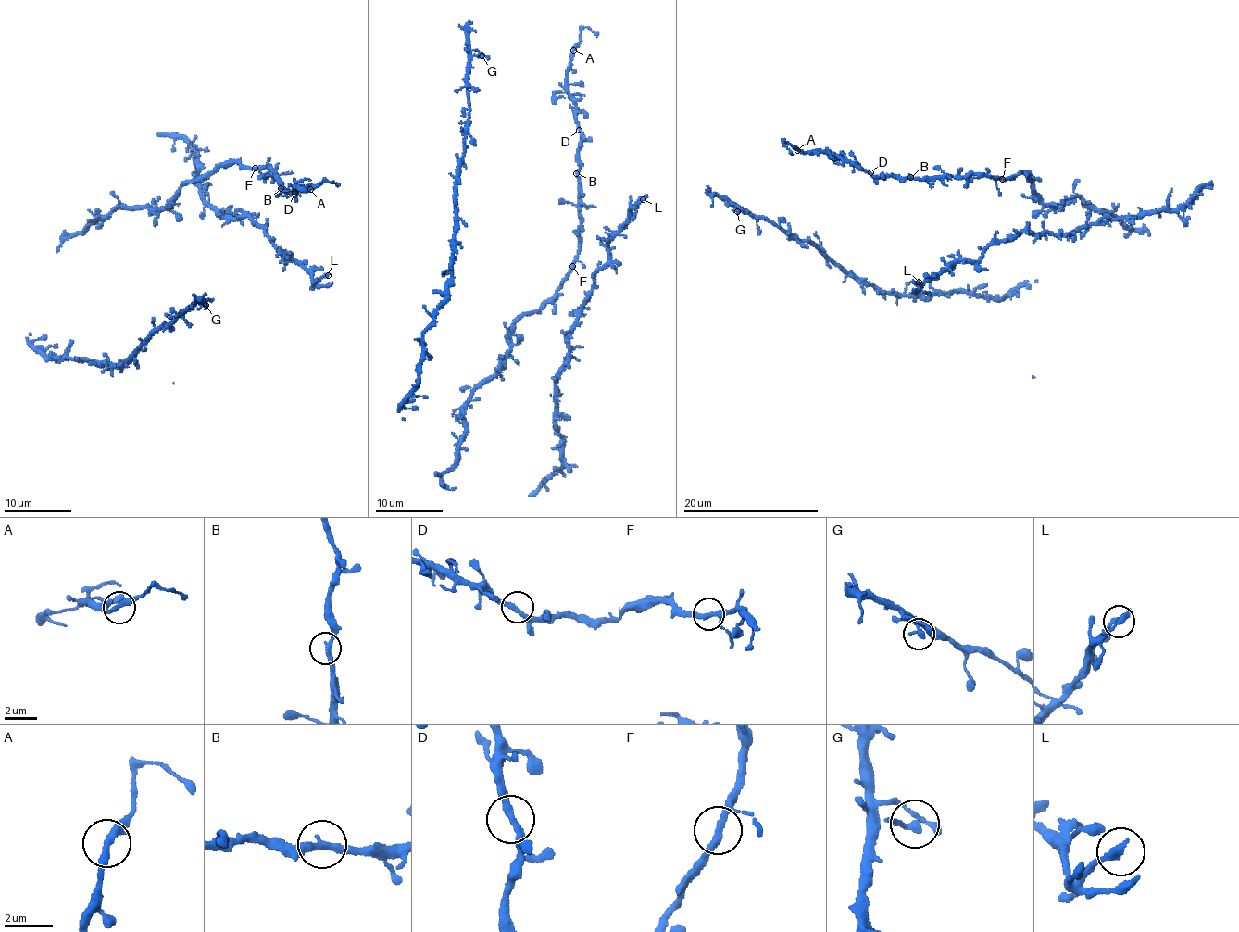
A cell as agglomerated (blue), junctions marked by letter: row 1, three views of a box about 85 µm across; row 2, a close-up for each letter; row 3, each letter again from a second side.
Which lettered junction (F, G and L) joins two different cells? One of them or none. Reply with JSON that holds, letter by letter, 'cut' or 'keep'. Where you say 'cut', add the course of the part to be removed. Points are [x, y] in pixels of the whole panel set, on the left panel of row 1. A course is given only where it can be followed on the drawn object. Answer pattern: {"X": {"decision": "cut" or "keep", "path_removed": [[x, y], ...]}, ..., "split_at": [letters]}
{"F": {"decision": "keep"}, "G": {"decision": "keep"}, "L": {"decision": "keep"}, "split_at": []}

